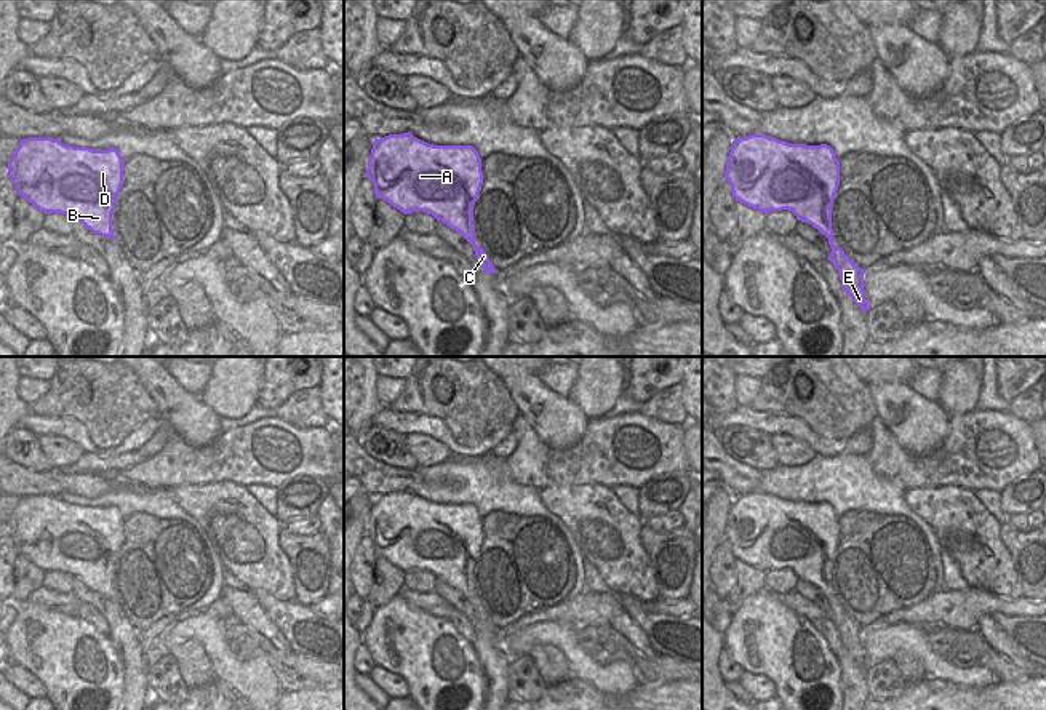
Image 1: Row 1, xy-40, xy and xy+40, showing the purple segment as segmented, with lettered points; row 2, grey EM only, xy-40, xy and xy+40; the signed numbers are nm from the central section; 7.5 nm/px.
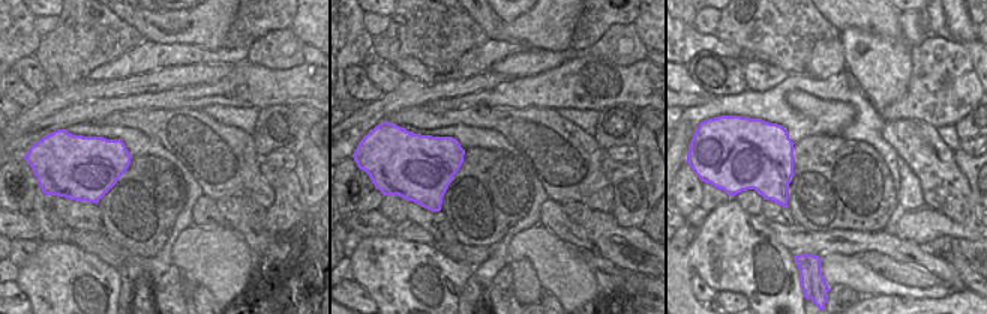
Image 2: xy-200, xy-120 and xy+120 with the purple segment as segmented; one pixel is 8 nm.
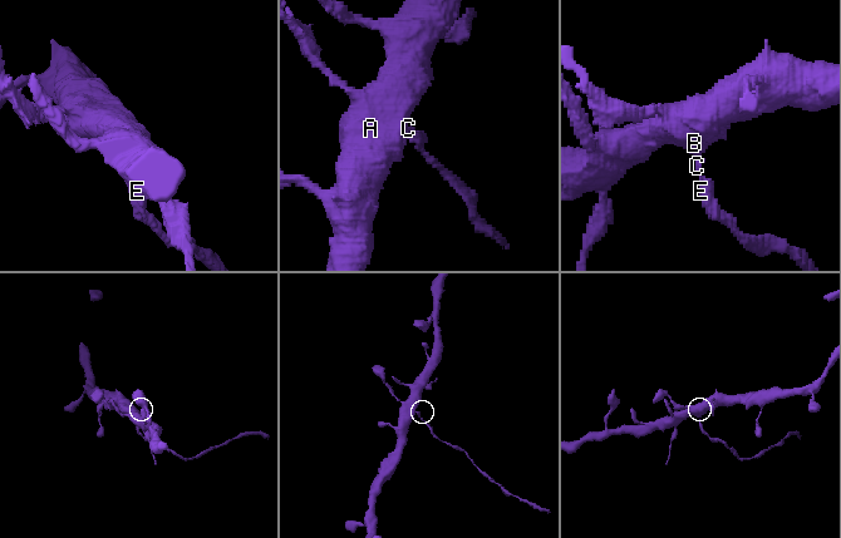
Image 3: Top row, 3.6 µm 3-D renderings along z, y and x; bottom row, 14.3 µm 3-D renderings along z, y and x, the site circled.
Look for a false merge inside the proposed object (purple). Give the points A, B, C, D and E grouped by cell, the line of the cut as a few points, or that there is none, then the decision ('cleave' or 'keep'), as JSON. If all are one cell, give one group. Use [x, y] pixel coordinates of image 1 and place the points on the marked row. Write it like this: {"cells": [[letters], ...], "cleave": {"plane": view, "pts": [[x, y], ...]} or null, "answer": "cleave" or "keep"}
{"cells": [["A", "B", "D"], ["C", "E"]], "cleave": {"plane": "xy", "pts": [[467, 239], [474, 240]]}, "answer": "cleave"}

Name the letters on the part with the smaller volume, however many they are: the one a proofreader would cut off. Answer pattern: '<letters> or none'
C, E

